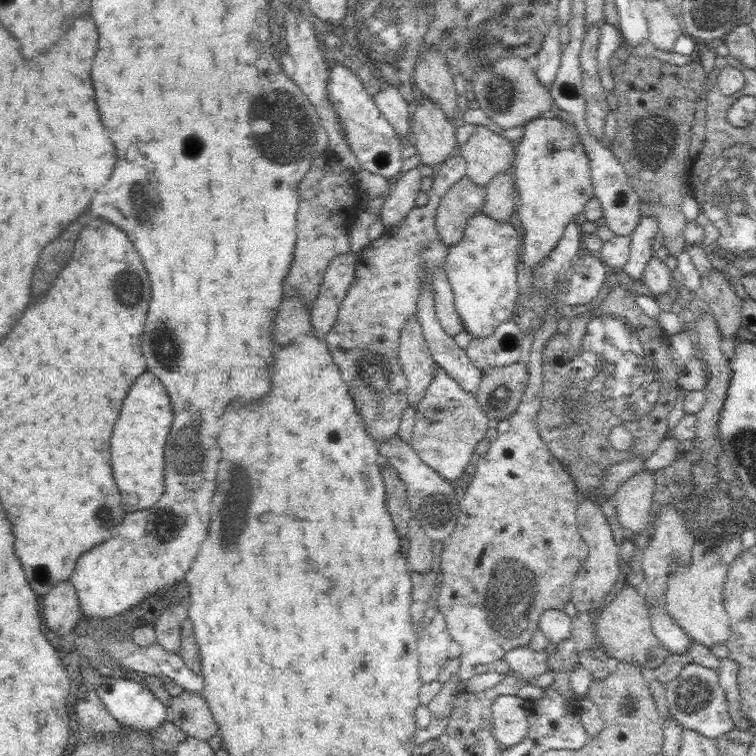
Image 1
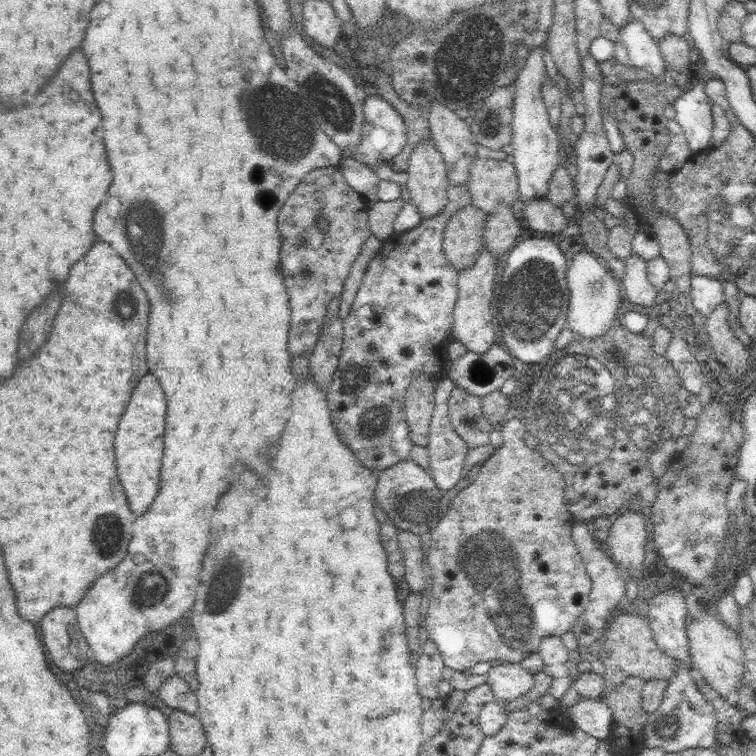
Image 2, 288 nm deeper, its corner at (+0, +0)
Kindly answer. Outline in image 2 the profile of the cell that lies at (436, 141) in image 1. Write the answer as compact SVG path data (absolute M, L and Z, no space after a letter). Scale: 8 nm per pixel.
M431 136L421 140L407 160L407 194L423 218L435 218L447 202L447 174Z

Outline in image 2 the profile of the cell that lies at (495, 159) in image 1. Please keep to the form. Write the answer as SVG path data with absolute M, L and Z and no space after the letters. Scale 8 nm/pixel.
M475 158L469 166L467 184L473 208L489 216L499 204L511 208L517 194L517 174L511 160L479 160Z

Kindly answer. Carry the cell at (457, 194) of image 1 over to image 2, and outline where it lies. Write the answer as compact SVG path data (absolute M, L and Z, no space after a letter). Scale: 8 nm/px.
M473 204L461 208L451 216L443 234L443 254L451 262L453 270L463 272L475 264L475 258L481 254L483 228L487 216L473 208Z

